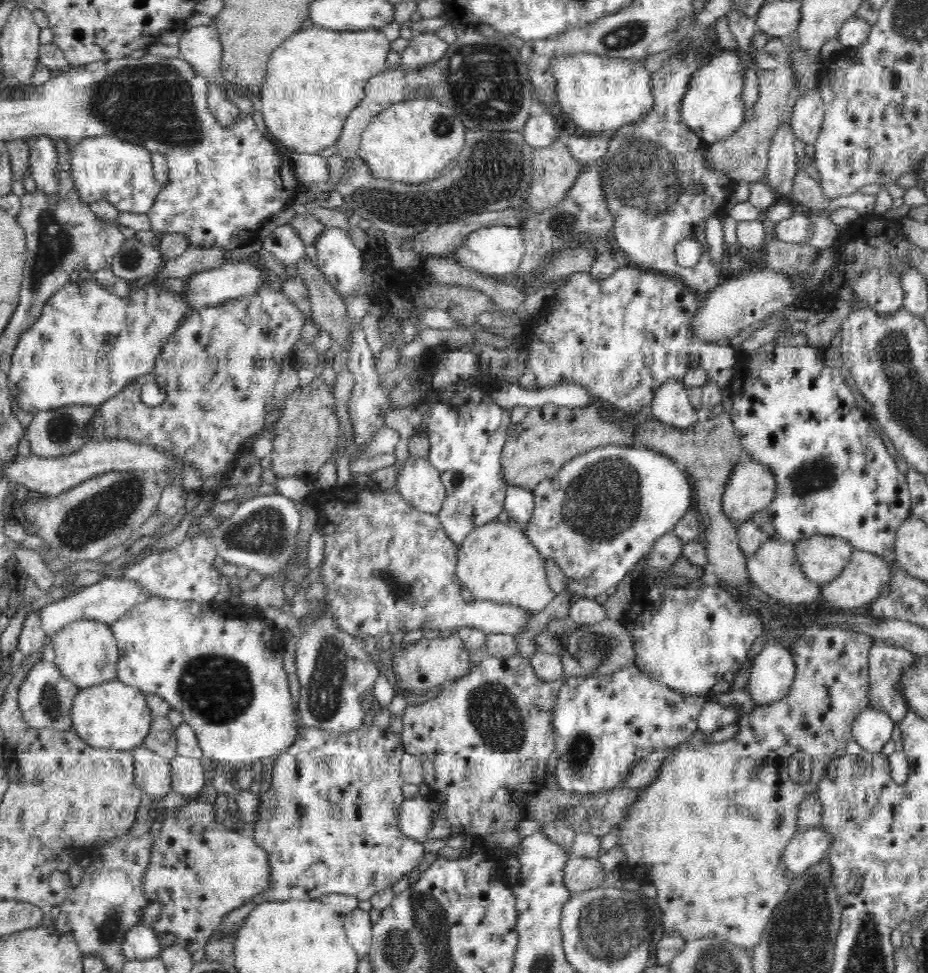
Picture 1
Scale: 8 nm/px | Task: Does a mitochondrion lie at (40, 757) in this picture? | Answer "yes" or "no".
no

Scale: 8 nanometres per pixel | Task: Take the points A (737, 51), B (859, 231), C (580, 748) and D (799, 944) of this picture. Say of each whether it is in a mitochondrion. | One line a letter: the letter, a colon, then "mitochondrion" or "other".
A: other
B: other
C: mitochondrion
D: mitochondrion

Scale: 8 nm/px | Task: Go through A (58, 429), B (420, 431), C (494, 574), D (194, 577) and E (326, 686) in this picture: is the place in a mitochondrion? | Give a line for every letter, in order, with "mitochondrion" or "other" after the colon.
A: mitochondrion
B: other
C: other
D: other
E: mitochondrion

